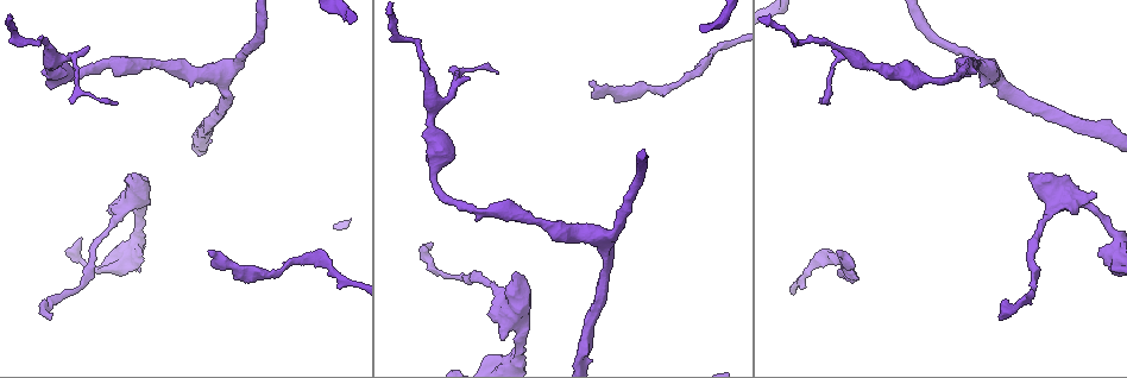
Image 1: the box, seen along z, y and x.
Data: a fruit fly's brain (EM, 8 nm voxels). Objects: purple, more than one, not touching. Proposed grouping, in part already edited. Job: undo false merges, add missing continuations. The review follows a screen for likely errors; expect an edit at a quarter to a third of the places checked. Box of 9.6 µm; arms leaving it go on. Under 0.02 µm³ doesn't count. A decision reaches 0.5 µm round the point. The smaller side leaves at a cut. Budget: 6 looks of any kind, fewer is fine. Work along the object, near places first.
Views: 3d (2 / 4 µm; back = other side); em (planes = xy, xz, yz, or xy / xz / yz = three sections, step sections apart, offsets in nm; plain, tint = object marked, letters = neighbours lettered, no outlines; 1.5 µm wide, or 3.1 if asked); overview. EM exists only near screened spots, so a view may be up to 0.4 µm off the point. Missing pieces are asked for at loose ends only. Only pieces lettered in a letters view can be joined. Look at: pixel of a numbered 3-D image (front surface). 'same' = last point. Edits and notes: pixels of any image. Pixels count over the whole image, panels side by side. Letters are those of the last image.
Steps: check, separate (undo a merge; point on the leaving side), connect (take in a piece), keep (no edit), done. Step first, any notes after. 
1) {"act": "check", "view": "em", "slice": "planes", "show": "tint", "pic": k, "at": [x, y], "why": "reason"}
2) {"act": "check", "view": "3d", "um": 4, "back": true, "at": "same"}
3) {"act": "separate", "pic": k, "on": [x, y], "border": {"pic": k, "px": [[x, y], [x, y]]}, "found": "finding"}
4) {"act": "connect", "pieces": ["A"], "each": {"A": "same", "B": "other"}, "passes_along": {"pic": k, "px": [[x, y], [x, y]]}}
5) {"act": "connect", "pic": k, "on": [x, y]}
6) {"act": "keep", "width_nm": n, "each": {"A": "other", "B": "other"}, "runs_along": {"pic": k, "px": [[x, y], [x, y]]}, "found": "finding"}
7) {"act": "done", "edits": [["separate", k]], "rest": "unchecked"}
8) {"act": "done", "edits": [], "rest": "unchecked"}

{"act": "check", "view": "em", "slice": "planes", "show": "letters", "pic": 1, "at": [468, 80], "why": "tapers out"}

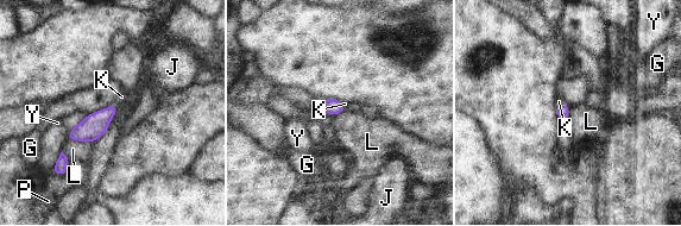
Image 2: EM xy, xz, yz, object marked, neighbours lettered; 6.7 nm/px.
{"act": "connect", "pieces": ["K"], "each": {"G": "other", "J": "other", "K": "same", "L": "other", "P": "other", "Y": "other"}, "passes_along": {"pic": 2, "px": [[563, 110], [561, 105], [559, 101]]}, "found": "it goes on there"}

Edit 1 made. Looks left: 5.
{"act": "check", "view": "3d", "um": 2, "back": true, "pic": 1, "at": [503, 339], "why": "branch stops here"}

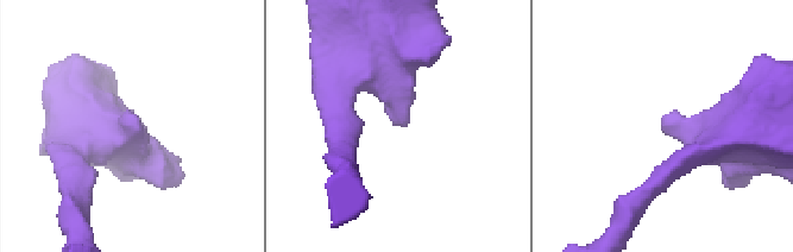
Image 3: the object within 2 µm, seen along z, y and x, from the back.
{"act": "check", "view": "em", "slice": "planes", "show": "letters", "pic": 3, "at": [138, 121], "why": "shape alone is not enough"}

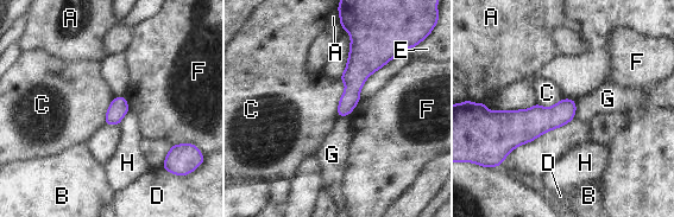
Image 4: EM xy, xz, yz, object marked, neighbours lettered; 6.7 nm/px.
{"act": "keep", "each": {"A": "other", "B": "other", "C": "other", "D": "other", "E": "other", "F": "other", "G": "other", "H": "other"}, "border": {"pic": 4, "px": [[339, 78], [345, 89], [338, 117]]}, "found": "none of them fits"}

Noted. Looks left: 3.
{"act": "check", "view": "em", "slice": "xz", "step": 8, "show": "tint", "pic": 1, "at": [138, 174], "why": "thick end"}

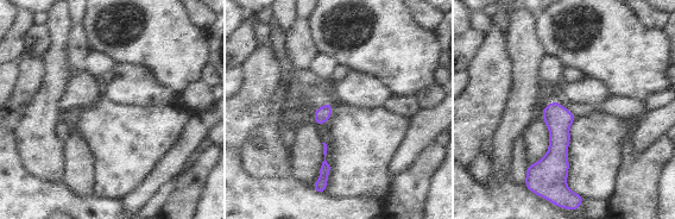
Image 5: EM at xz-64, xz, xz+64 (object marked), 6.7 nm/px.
{"act": "check", "view": "em", "slice": "planes", "show": "tint", "at": "same"}

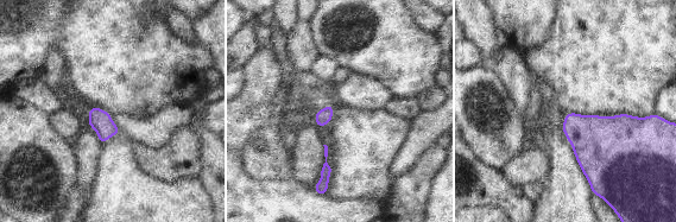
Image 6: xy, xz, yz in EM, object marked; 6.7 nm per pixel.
{"act": "check", "view": "em", "slice": "planes", "show": "letters", "at": "same"}

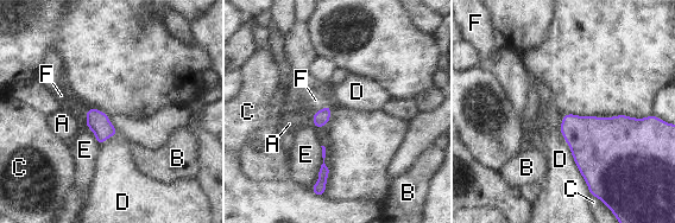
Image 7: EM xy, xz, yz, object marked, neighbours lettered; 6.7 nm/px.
{"act": "connect", "pieces": ["F"], "each": {"A": "other", "B": "other", "C": "other", "D": "other", "E": "other", "F": "same"}, "passes_along": {"pic": 7, "px": [[321, 118], [321, 109], [315, 100]]}, "found": "it goes on there"}

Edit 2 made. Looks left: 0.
{"act": "done", "edits": [["connect", 2], ["connect", 7]], "rest": "unchecked"}

